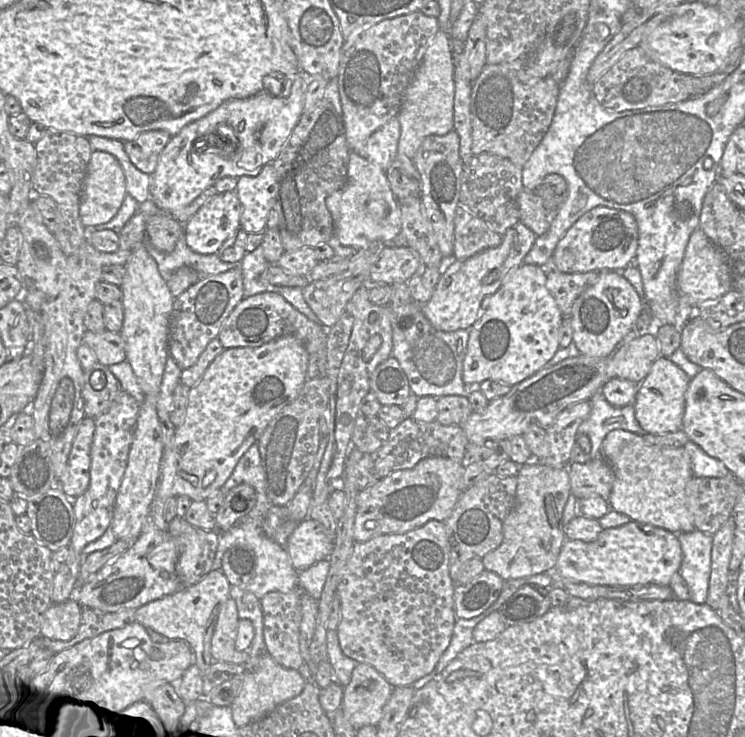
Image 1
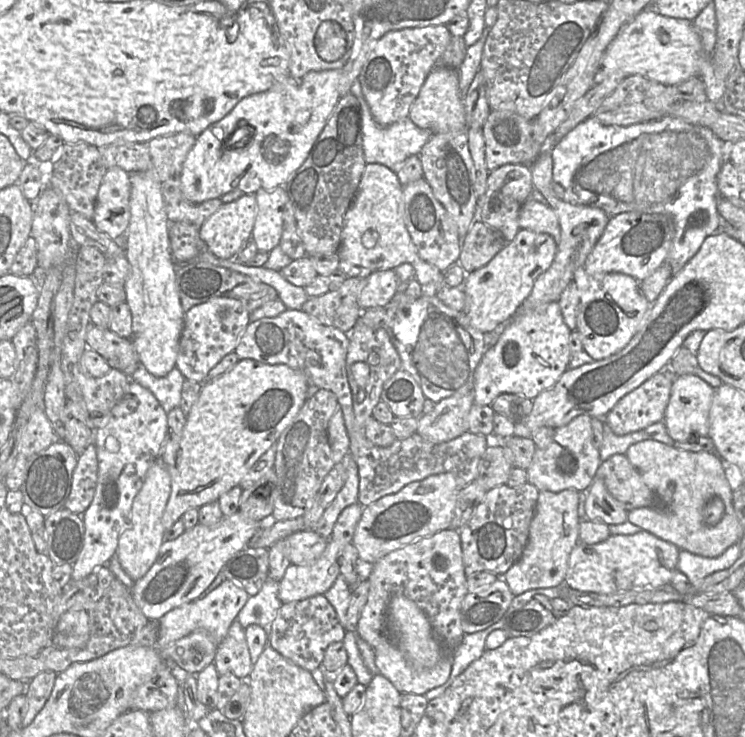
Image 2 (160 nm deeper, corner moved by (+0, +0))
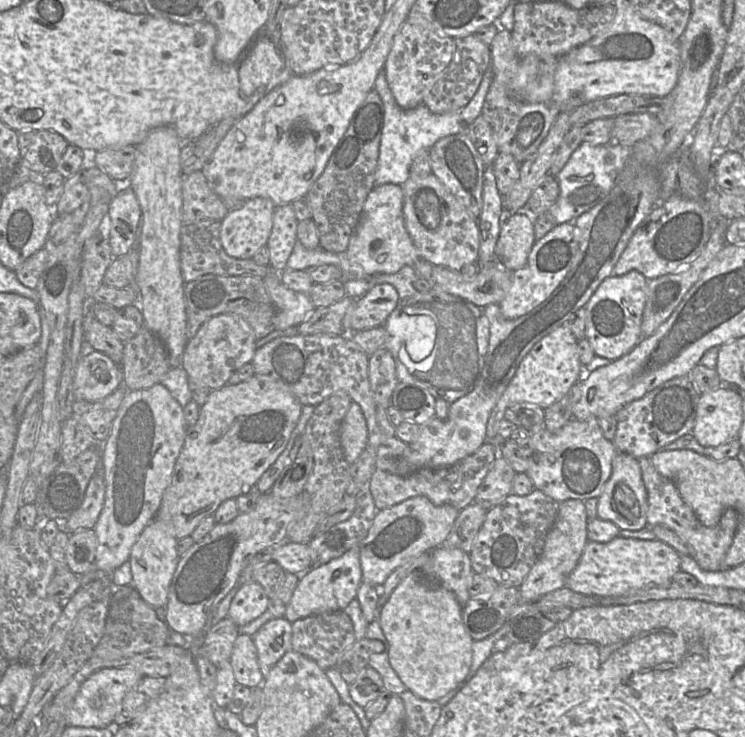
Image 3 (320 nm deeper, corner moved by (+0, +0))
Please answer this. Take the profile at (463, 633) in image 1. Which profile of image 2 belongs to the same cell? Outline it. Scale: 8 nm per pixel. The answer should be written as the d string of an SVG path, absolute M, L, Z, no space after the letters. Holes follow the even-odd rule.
M502 617L492 626L470 634L464 634L460 645L452 652L452 669L448 681L429 690L424 696L430 701L444 693L454 680L486 650L487 636L496 629L504 629L506 617Z

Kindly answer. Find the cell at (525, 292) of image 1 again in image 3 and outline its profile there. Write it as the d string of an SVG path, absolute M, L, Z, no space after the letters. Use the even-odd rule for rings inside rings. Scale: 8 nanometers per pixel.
M563 325L542 338L533 346L533 348L529 351L529 353L520 363L514 377L512 378L506 390L504 391L496 406L492 410L487 422L485 442L493 444L494 424L504 419L506 410L512 404L517 402L527 402L537 405L542 409L546 409L553 403L561 400L565 395L569 393L571 388L582 379L583 365L579 360L577 352L577 341L578 340L575 338L570 328Z

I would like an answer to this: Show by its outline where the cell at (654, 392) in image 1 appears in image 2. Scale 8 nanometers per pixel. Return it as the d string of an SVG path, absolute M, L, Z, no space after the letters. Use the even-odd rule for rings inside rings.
M695 374L678 375L674 377L669 403L667 405L663 422L670 437L679 442L698 440L699 437L708 437L709 412L714 396L715 388Z

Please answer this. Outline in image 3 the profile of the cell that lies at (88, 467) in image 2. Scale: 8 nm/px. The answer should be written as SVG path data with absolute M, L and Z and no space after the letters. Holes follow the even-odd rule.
M99 467L97 474L88 483L81 505L66 520L66 528L68 531L93 529L102 511L104 499L105 482L102 477L102 467Z

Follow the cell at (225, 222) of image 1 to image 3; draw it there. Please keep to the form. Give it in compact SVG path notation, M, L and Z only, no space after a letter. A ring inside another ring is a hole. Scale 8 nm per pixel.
M253 198L230 209L221 220L220 241L225 252L236 259L251 259L266 246L276 205L269 198Z

